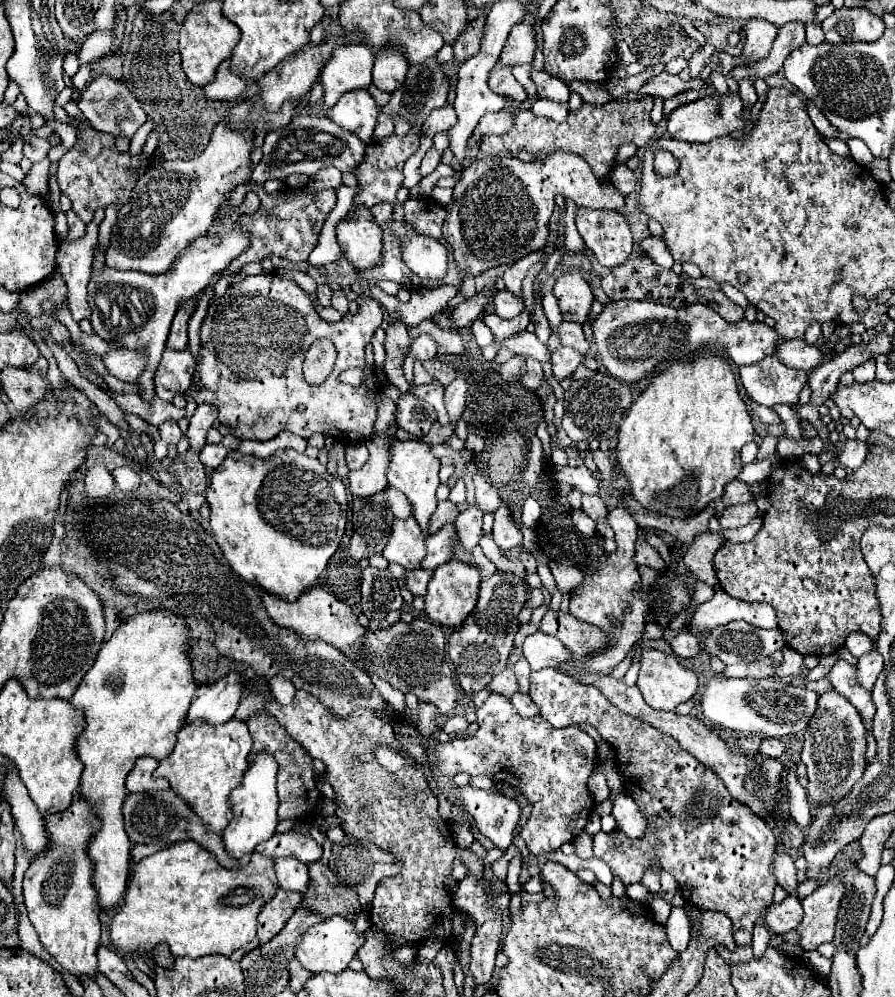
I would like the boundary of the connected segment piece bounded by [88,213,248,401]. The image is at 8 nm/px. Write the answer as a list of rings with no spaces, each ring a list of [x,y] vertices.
[[[232,213],[226,217],[222,225],[222,233],[208,239],[206,235],[198,237],[192,245],[188,245],[172,263],[168,273],[162,275],[146,275],[146,273],[118,273],[104,265],[106,273],[92,273],[88,283],[88,303],[92,309],[90,323],[94,333],[98,333],[106,341],[118,341],[126,349],[146,349],[148,351],[148,371],[140,377],[142,399],[154,399],[154,373],[160,363],[160,355],[166,345],[166,337],[170,331],[170,323],[178,305],[200,291],[206,289],[208,281],[216,277],[226,265],[236,259],[248,245],[248,233],[236,231],[238,215]]]

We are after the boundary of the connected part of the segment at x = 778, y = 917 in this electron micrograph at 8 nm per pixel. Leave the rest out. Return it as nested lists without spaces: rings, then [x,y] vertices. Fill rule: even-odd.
[[[788,895],[780,903],[772,903],[766,907],[764,923],[772,933],[794,931],[802,921],[802,905],[794,895]]]

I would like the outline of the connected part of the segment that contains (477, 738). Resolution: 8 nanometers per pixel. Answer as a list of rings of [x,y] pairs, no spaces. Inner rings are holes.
[[[490,693],[484,705],[476,709],[476,715],[478,731],[472,739],[454,739],[436,747],[430,765],[434,773],[450,777],[460,771],[472,777],[486,775],[494,783],[506,783],[522,791],[532,805],[532,813],[520,829],[520,837],[532,855],[572,843],[584,831],[594,809],[594,799],[588,791],[588,779],[598,765],[594,739],[578,725],[556,729],[540,715],[520,717],[510,699],[498,693]]]

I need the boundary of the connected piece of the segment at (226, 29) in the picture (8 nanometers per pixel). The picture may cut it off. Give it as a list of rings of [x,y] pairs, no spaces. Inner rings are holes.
[[[204,1],[194,5],[180,27],[180,43],[178,43],[186,77],[198,87],[208,85],[216,75],[216,67],[232,55],[238,37],[240,37],[240,29],[234,27],[232,21],[228,21],[222,15],[222,1]]]

